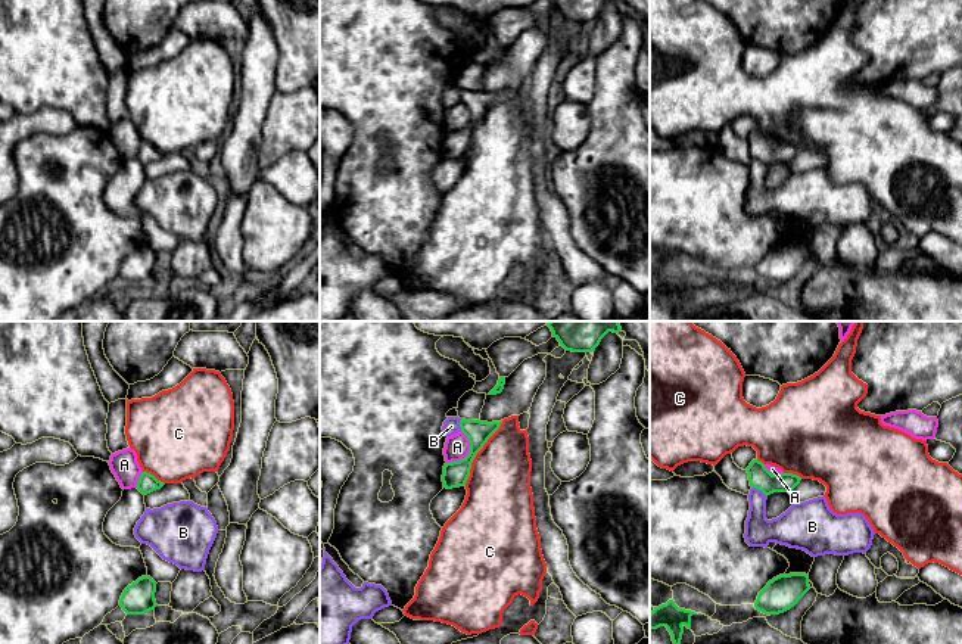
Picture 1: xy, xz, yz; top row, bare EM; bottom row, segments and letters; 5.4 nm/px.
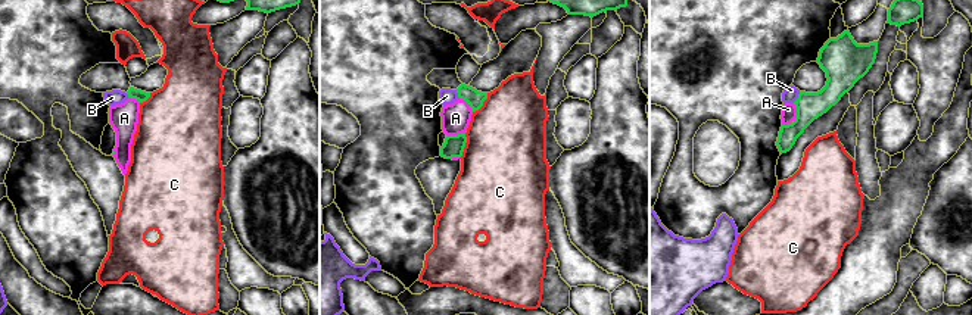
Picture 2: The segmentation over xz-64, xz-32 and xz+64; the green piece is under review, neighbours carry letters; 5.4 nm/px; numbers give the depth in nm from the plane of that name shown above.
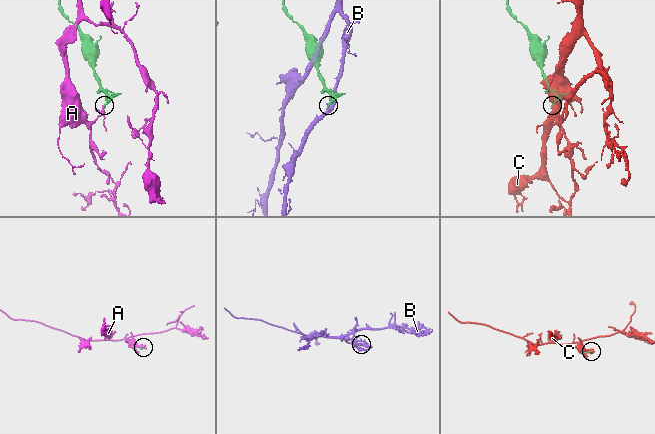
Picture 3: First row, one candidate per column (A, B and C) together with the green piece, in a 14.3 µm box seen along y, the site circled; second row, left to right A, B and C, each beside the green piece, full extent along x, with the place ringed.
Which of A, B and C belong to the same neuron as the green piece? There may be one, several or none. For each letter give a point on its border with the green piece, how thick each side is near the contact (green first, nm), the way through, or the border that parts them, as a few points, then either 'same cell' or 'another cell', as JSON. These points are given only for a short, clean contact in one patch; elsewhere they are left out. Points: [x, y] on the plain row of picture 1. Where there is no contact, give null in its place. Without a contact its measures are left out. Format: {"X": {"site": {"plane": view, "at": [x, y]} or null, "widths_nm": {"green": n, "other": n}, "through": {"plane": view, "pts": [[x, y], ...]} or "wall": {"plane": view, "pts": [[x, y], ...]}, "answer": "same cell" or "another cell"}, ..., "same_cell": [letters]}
{"A": {"site": {"plane": "xz", "at": [469, 123]}, "widths_nm": {"green": 140, "other": 140}, "wall": {"plane": "xz", "pts": [[461, 100], [467, 108], [469, 123], [458, 130], [447, 133]]}, "answer": "another cell"}, "B": {"site": {"plane": "yz", "at": [759, 159]}, "widths_nm": {"green": 120, "other": 160}, "answer": "another cell"}, "C": {"site": {"plane": "xz", "at": [478, 121]}, "widths_nm": {"green": 140, "other": 360}, "answer": "another cell"}, "same_cell": []}

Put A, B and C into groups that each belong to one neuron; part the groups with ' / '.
A / B / C

